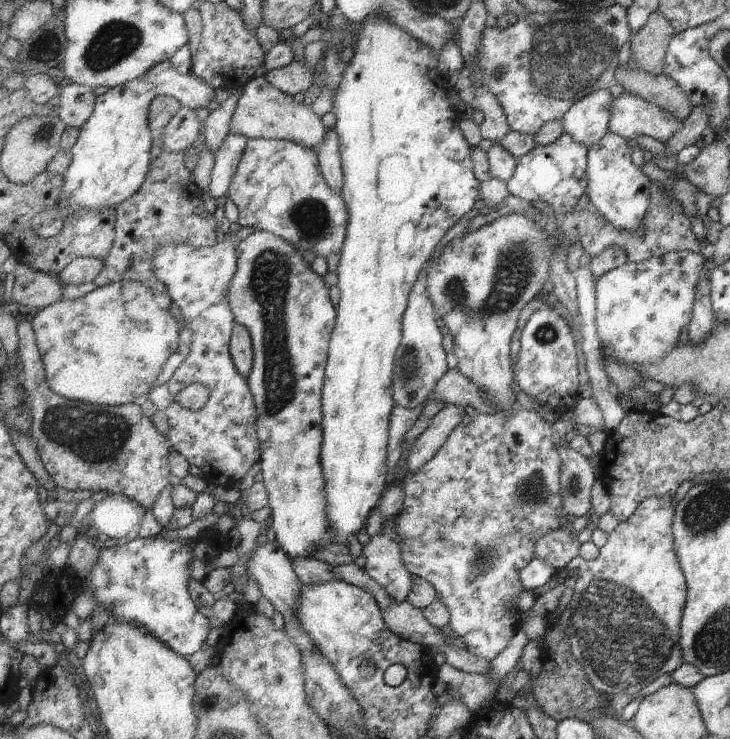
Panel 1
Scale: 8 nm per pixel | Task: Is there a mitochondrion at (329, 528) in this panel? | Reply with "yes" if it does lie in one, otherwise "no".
no

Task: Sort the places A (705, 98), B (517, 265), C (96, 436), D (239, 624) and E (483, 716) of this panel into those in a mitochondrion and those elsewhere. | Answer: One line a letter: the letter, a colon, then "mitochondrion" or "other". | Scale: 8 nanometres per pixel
A: other
B: mitochondrion
C: mitochondrion
D: other
E: other

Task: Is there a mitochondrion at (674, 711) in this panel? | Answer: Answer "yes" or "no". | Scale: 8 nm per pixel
no

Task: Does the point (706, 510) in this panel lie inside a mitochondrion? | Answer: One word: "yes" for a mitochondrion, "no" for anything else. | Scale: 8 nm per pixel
yes

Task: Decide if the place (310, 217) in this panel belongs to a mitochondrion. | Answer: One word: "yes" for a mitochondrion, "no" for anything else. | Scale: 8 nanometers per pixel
yes

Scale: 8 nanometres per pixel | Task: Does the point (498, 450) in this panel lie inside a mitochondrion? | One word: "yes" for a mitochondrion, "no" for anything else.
no

